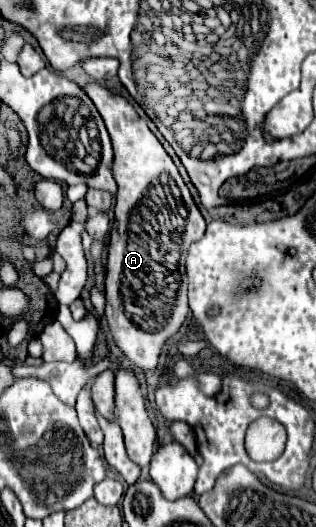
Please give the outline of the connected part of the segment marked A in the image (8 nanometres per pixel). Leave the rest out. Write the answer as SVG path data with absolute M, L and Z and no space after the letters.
M98 83L84 85L86 95L102 115L106 129L114 145L114 179L118 183L116 193L116 221L114 233L110 233L108 261L106 261L106 319L116 347L138 367L154 369L158 355L168 337L172 337L188 315L188 277L184 271L184 257L188 247L206 233L206 221L194 203L178 167L164 151L156 135L148 129L146 121L136 109L120 95L110 93Z

